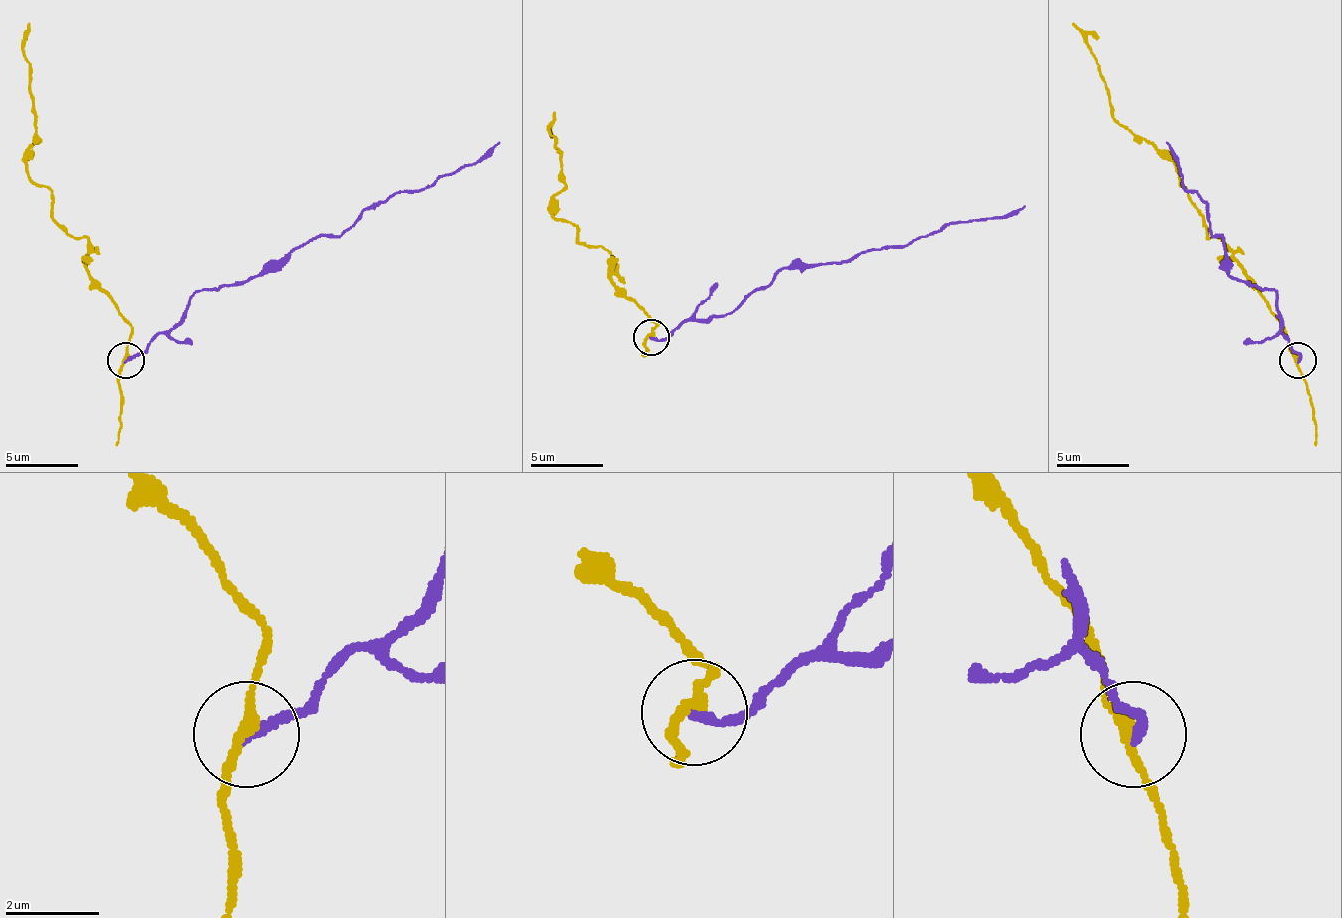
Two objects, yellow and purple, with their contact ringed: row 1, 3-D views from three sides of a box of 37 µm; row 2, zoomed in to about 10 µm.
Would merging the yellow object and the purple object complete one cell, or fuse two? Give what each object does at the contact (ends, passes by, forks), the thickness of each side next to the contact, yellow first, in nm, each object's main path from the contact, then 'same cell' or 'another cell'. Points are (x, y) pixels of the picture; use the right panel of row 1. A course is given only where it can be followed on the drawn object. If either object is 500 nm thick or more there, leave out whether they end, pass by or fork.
yellow passes by; purple ends; calibres 240 and 200 nm; course yellow (1298, 361), (1284, 324), (1218, 240), (1207, 236), (1174, 167), (1148, 141), (1115, 119), (1097, 57), (1072, 24); course purple (1298, 361), (1280, 331), (1276, 291), (1229, 273), (1225, 240), (1214, 236), (1200, 196), (1181, 181), (1167, 141); another cell

